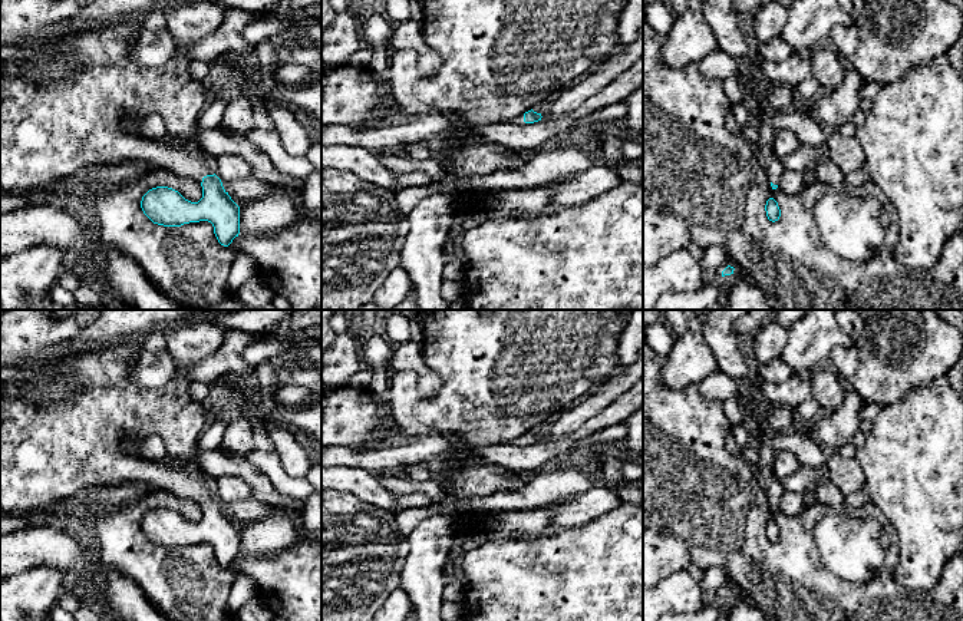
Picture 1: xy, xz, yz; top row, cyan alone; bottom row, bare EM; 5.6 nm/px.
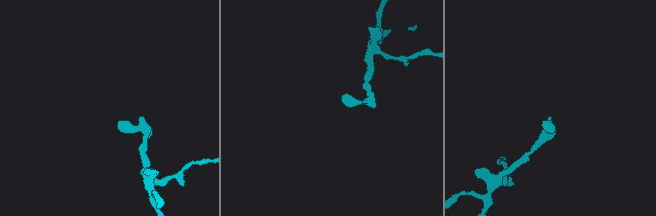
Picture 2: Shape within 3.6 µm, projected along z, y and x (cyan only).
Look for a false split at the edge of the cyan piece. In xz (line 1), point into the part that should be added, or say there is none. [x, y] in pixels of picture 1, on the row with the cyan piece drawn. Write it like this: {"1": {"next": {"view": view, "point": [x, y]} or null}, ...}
{"1": {"next": {"view": "xz", "point": [518, 121]}}}

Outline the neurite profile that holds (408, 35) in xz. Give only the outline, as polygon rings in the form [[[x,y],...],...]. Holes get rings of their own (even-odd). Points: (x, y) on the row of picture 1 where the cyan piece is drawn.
[[[406,20],[392,23],[392,33],[387,40],[389,54],[398,50],[418,50],[423,43],[421,22]]]

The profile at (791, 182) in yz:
[[[784,169],[778,186],[789,196],[797,195],[805,185],[809,175]]]

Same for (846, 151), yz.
[[[837,131],[828,135],[828,153],[830,159],[848,174],[865,168],[865,155],[855,136],[842,136]]]

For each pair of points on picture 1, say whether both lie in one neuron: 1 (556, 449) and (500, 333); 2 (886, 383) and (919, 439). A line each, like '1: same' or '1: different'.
1: different
2: different

